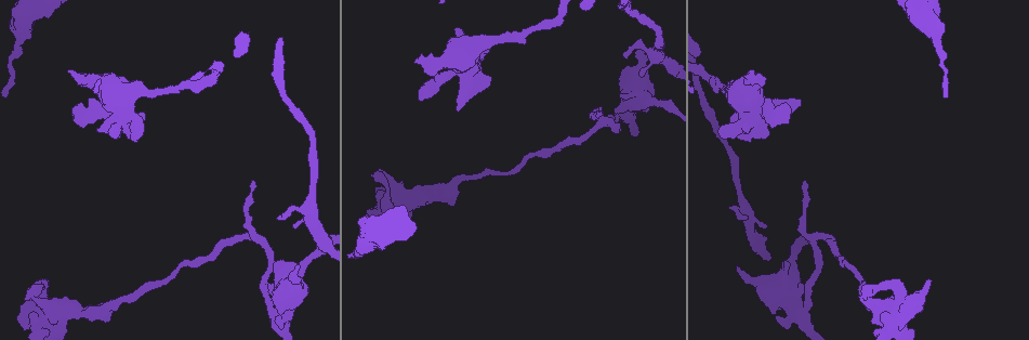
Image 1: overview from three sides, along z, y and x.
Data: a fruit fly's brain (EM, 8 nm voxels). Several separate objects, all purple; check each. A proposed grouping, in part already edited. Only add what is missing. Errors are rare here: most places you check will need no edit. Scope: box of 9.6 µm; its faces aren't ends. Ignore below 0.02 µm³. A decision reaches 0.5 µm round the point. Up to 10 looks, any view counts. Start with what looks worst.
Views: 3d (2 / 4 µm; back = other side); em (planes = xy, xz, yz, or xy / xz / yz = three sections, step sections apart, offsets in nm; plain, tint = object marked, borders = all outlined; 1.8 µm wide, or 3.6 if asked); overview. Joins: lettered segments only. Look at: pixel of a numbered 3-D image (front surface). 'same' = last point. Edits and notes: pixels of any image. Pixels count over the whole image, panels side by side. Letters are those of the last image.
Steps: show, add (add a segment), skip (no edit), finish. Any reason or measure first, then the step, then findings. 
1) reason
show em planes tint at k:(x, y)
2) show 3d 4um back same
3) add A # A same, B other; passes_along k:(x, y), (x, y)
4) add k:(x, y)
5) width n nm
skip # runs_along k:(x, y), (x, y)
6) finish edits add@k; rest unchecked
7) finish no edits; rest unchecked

branch stops here
show 3d 2um at 1:(459, 110)

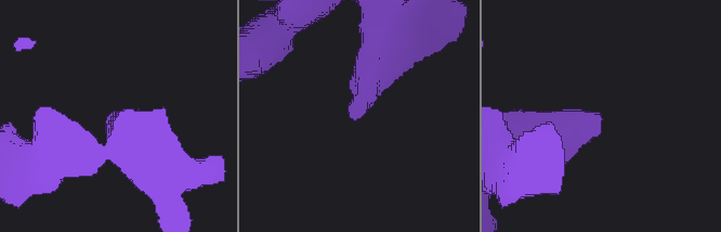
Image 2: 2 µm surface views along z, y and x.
need the tissue
show em planes borders at 2:(353, 118)

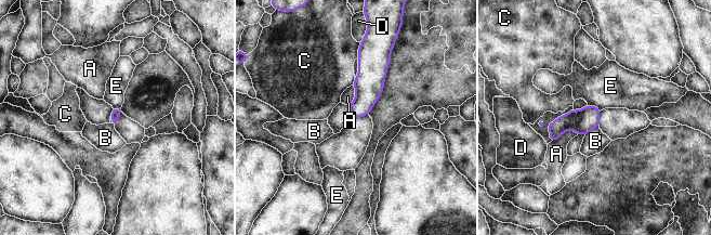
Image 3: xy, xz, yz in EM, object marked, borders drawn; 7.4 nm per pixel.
skip # A other, B other, C other, D other, E other; border 3:(598, 126), (586, 135); no lettered segment goes on from it

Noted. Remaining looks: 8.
branch stops here
show em 3.6um xy step 16 tint at 1:(749, 70)

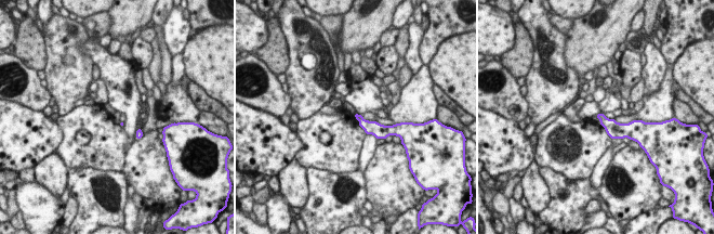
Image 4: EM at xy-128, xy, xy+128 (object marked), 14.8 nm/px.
show em 3.6um planes borders same

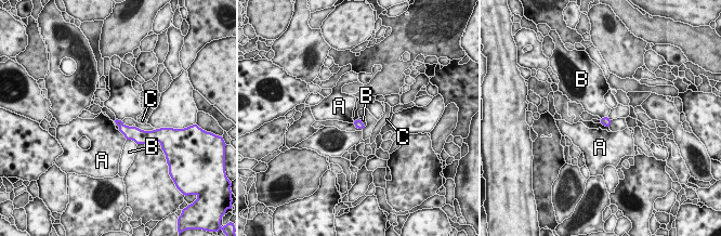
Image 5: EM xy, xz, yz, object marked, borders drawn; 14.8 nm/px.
skip # A other, B other, C other; no lettered segment goes on from it

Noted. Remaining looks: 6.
an open end
show 3d 4um at 1:(718, 131)

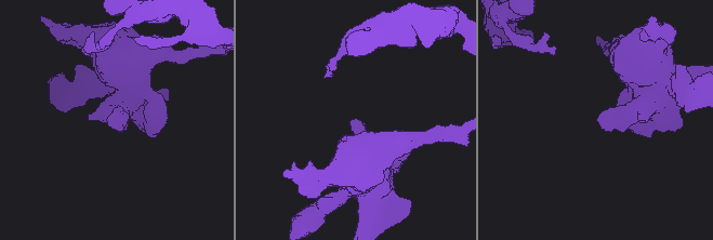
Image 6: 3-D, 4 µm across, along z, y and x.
show em xz step 4 tint at 6:(597, 118)

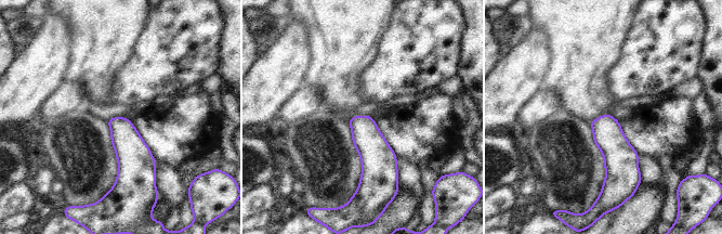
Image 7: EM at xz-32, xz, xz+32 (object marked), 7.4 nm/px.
show em planes borders same

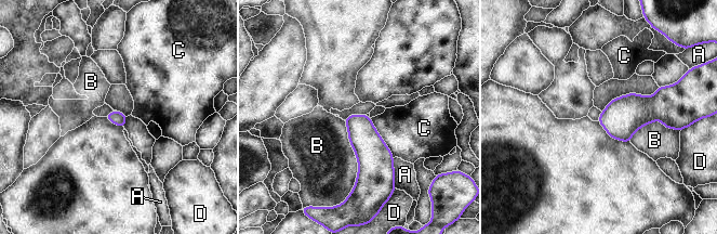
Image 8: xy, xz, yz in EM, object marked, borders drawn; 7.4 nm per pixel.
skip # A other, B other, C other, D other; border 8:(370, 118), (394, 157); no lettered segment goes on from it

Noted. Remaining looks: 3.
tapers out
show em xz step 4 borders at 1:(804, 181)

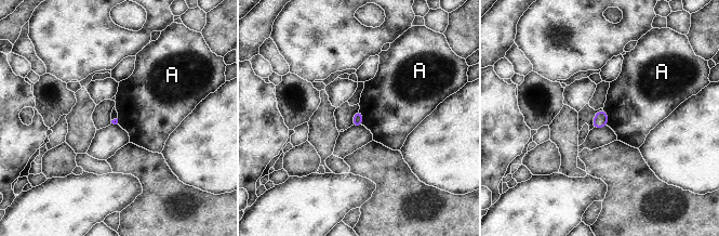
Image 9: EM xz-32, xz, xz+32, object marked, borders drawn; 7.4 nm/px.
show em yz step 4 borders same

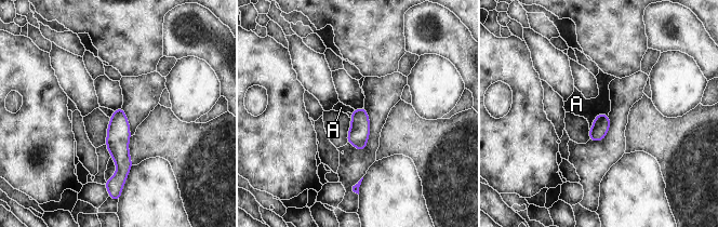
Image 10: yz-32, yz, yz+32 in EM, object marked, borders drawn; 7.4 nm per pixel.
skip # A other; runs_along 10:(120, 111), (120, 177); no lettered segment goes on from it

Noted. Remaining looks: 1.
finish no edits; rest unchecked

